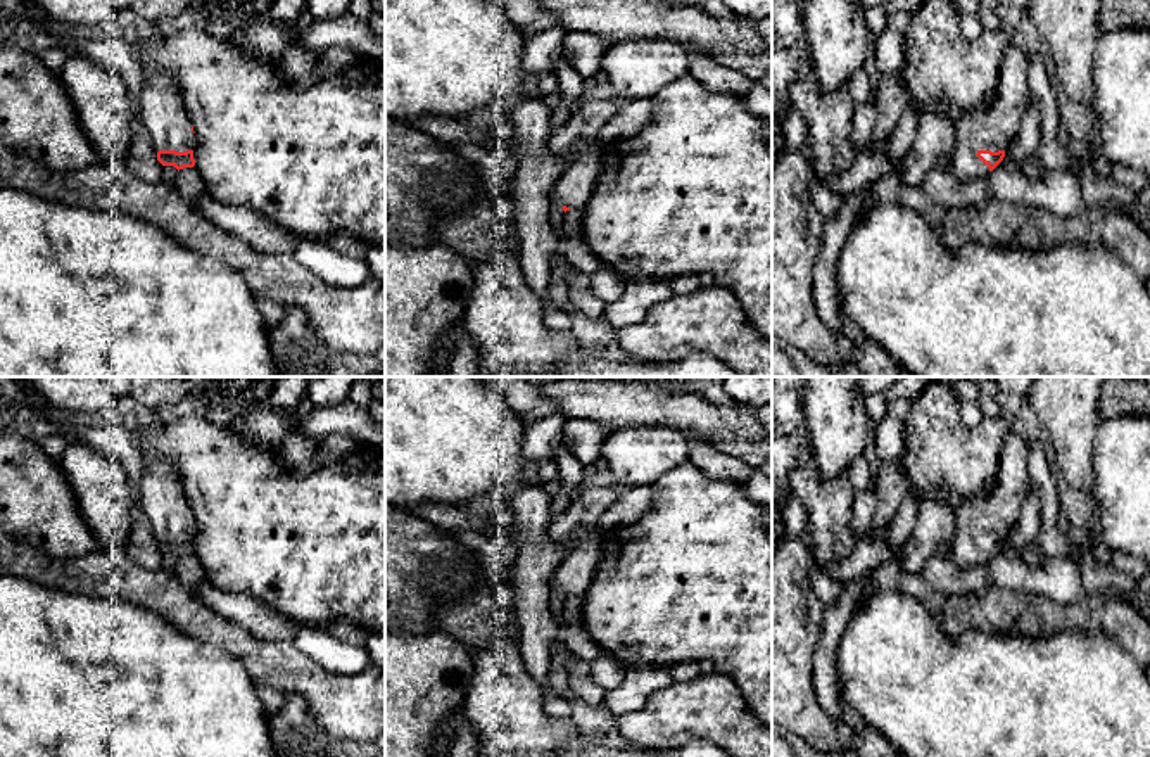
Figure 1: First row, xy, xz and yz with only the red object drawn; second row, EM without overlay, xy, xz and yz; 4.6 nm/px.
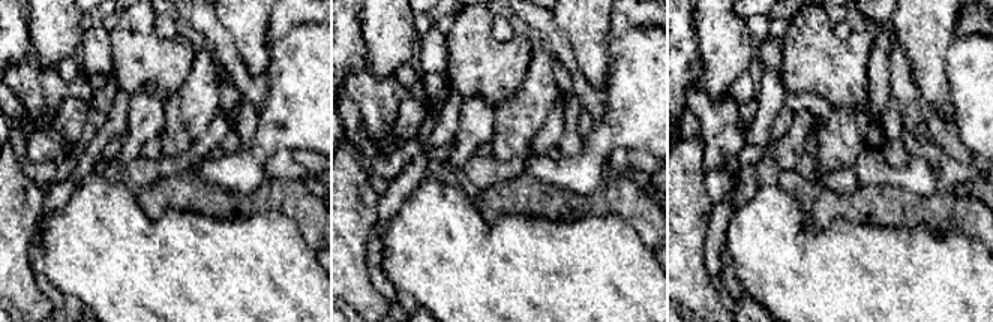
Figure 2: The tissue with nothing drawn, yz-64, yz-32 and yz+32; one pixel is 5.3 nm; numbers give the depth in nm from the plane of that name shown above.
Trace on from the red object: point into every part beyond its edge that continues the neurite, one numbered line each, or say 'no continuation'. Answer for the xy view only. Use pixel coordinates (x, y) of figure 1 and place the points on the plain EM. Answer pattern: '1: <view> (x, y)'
1: xy (159, 493)

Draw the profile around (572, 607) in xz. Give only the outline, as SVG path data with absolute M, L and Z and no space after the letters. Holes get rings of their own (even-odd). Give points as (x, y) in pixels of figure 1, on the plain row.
M570 596L563 601L563 619L558 626L582 626L582 600L584 596Z

